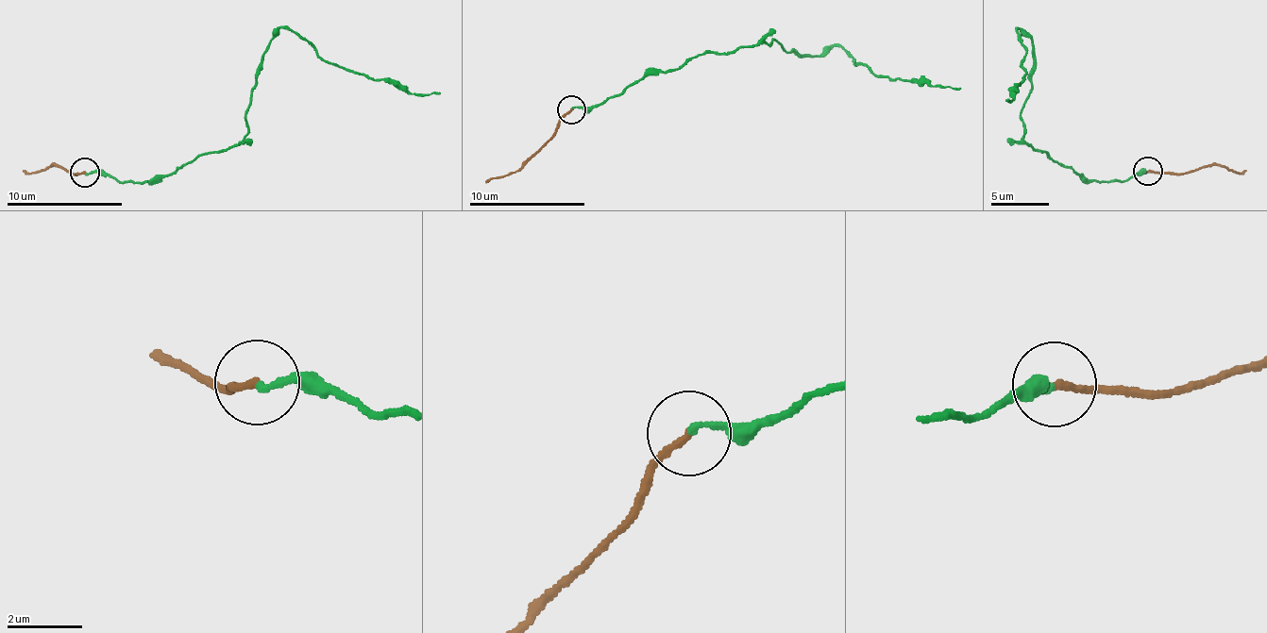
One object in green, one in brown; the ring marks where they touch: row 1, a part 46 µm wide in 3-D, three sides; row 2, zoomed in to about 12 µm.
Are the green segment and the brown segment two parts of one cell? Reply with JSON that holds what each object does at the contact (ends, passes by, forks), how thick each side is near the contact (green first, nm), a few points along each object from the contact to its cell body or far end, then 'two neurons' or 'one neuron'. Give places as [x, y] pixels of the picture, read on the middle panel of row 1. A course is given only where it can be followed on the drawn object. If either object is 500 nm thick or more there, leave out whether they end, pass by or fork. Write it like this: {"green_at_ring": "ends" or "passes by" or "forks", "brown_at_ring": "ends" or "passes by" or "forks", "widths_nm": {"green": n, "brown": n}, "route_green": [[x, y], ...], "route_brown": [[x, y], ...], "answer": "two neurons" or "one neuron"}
{"green_at_ring": "ends", "brown_at_ring": "ends", "widths_nm": {"green": 170, "brown": 180}, "route_green": [[572, 110], [618, 97], [701, 54], [778, 41], [811, 56], [841, 44], [855, 65], [875, 75], [961, 89]], "route_brown": [[572, 110], [547, 141], [515, 170], [486, 181]], "answer": "one neuron"}

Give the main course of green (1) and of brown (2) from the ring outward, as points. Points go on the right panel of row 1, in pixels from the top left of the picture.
1: (1148, 170), (1125, 180), (1089, 181), (1031, 147), (1022, 108), (1033, 47), (1017, 30), (1026, 74), (1006, 100)
2: (1148, 170), (1187, 173), (1225, 165), (1239, 174), (1245, 171)

